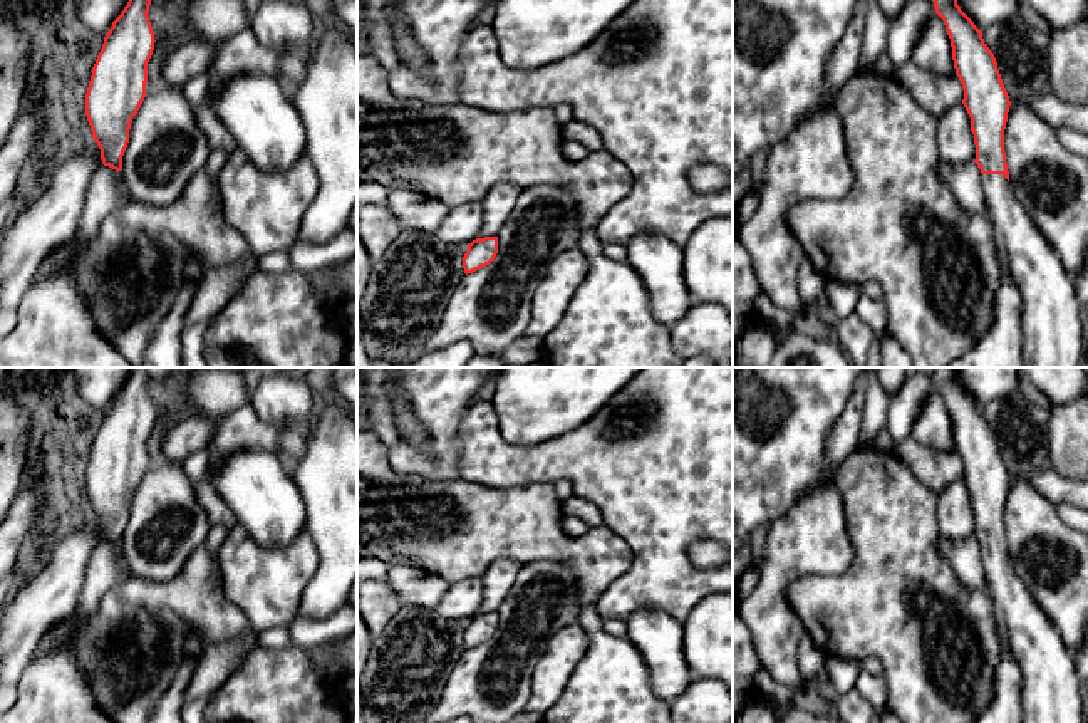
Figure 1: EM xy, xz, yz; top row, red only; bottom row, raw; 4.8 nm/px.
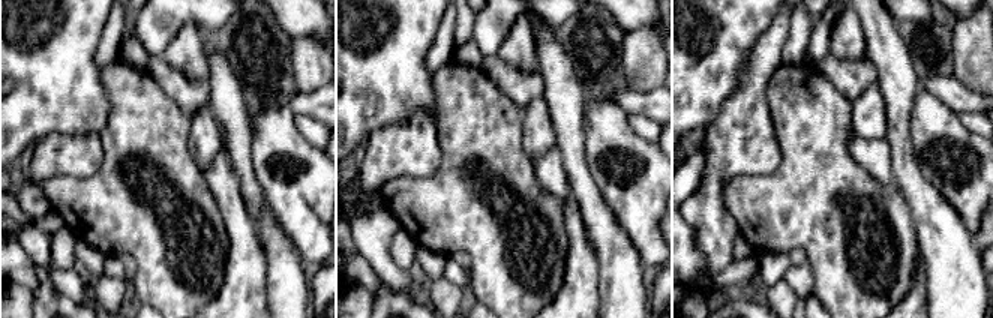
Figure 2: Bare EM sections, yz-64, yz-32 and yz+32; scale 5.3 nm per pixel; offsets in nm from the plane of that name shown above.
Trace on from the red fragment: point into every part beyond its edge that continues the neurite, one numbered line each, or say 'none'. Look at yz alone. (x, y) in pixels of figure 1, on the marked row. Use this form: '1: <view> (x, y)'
1: yz (1051, 324)

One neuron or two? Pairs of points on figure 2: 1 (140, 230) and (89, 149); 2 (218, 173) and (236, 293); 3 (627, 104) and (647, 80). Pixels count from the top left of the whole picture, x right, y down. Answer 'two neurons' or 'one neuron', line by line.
1: two neurons
2: one neuron
3: two neurons

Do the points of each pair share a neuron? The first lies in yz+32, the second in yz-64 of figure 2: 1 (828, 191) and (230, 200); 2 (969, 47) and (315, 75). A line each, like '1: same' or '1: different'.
1: different
2: same

